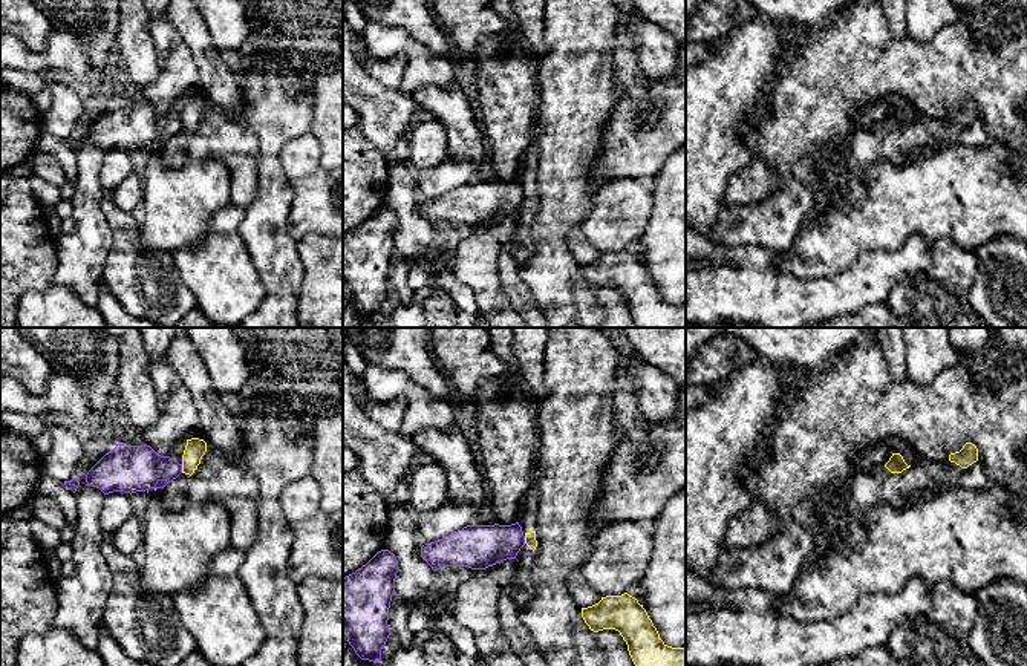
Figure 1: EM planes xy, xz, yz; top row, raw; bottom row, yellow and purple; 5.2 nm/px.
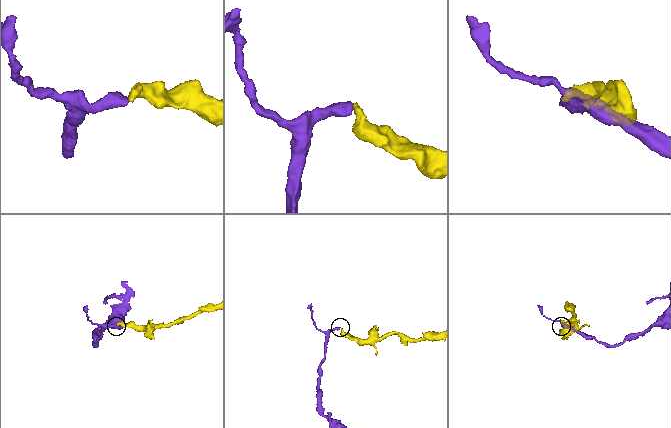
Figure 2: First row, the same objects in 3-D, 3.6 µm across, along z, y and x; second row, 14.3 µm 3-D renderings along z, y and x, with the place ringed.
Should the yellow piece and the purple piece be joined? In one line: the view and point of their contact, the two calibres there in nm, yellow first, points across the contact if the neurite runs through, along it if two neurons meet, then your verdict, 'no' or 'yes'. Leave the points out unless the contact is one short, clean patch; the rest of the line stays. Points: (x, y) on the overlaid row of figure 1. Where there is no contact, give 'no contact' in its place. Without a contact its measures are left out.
contact xy (182, 469); calibres 110 and 240 nm; border xy (181, 464), (182, 472); no

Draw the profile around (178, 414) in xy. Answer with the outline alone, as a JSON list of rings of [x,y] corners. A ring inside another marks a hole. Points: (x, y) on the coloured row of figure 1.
[[[152,360],[150,375],[159,404],[159,418],[142,432],[158,455],[168,456],[199,426],[197,407],[184,381],[168,360]]]

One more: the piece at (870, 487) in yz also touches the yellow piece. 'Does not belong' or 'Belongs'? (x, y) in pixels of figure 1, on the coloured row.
Belongs

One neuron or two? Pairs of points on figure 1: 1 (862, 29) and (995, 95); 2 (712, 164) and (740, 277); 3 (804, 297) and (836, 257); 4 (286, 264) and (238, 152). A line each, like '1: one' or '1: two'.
1: one
2: two
3: two
4: two

